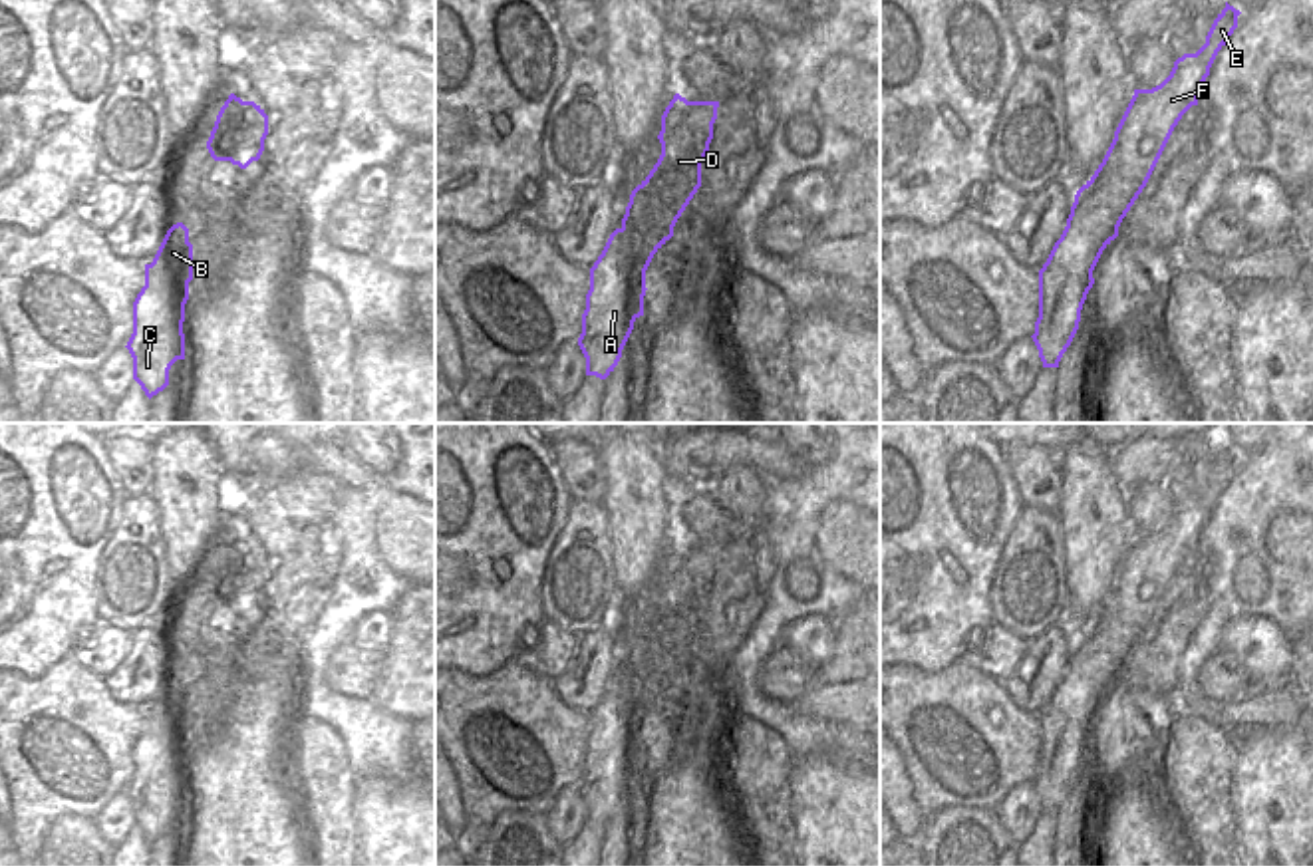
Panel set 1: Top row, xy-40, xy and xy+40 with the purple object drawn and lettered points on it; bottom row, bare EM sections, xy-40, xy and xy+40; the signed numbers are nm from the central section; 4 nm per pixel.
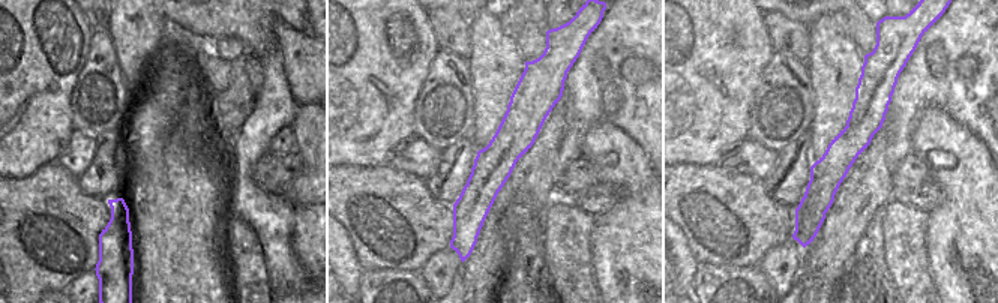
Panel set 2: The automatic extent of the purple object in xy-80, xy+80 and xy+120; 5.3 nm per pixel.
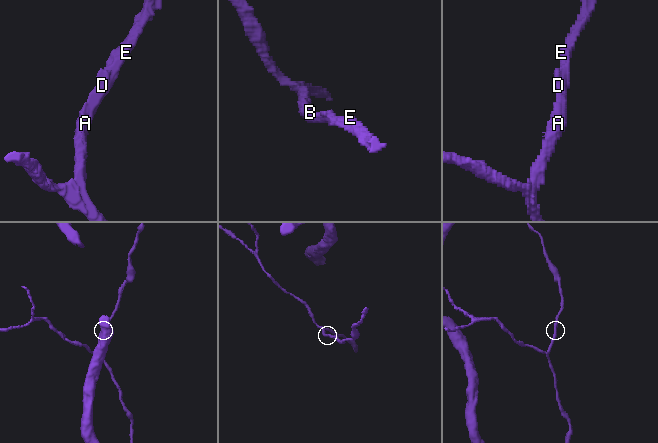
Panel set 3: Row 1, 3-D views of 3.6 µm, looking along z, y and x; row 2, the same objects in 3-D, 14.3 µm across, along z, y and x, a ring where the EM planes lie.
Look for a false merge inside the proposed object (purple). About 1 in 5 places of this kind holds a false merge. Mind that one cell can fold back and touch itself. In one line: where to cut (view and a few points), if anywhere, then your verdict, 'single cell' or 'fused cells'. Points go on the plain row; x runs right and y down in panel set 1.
no cut | single cell

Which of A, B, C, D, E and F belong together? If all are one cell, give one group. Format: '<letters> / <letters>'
A B C D E F

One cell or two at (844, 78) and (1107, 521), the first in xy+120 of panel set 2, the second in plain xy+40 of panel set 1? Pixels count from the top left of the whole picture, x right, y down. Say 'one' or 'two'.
one

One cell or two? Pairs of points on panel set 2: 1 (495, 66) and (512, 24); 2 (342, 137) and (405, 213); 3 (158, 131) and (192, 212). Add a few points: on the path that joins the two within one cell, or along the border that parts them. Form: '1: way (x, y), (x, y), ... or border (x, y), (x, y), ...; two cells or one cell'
1: border (497, 15), (502, 29), (514, 39); two cells
2: border (386, 162), (381, 165), (342, 167); two cells
3: way (162, 150), (174, 192); one cell

